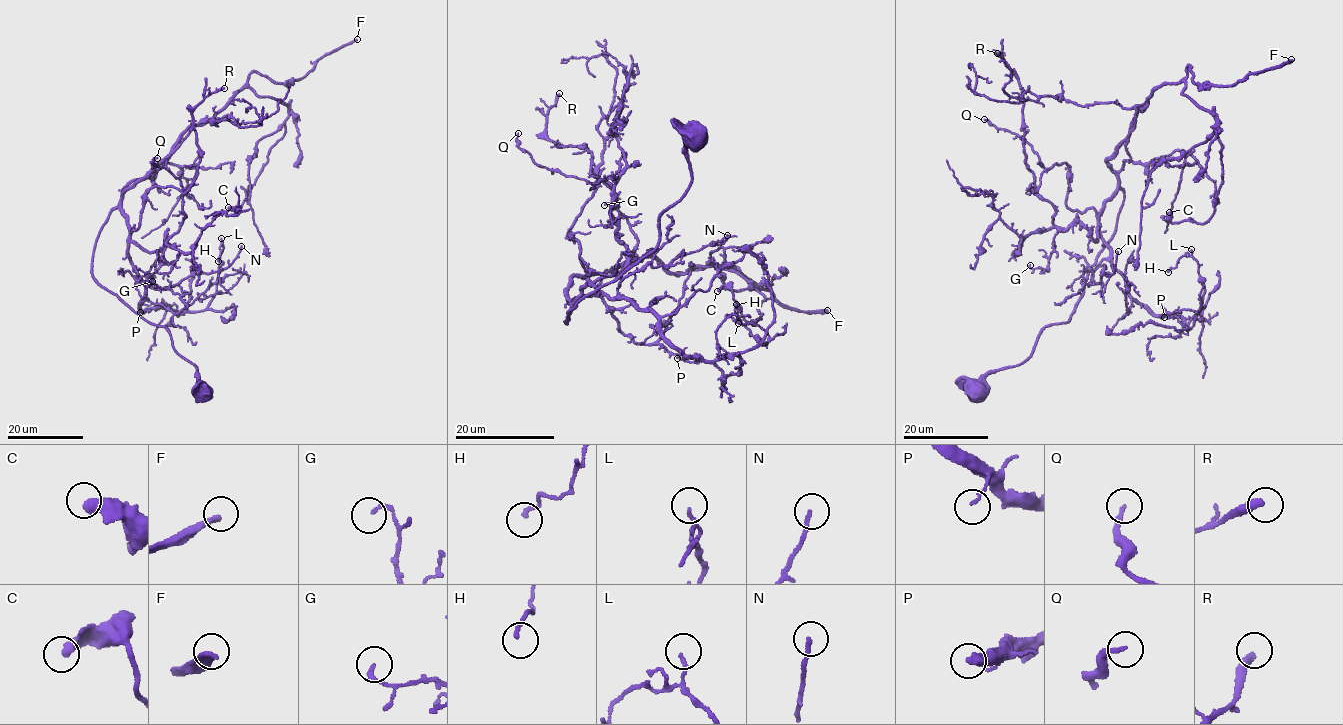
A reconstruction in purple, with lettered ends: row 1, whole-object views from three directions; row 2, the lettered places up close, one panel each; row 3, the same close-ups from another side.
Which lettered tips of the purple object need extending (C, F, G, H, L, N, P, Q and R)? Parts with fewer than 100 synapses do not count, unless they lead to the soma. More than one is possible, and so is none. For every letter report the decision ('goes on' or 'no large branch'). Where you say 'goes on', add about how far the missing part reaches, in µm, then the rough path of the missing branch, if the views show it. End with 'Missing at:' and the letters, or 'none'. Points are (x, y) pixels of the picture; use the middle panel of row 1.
C: no large branch
F: goes on; missing 120 µm
G: no large branch
H: no large branch
L: no large branch
N: no large branch
P: no large branch
Q: no large branch
R: no large branch
Missing at: F

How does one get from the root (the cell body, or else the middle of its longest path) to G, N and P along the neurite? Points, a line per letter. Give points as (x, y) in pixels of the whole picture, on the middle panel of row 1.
G: (696, 135), (684, 146), (690, 186), (662, 212), (659, 244), (565, 323), (582, 288), (628, 257), (604, 205)
N: (696, 135), (659, 244), (564, 321), (588, 283), (614, 298), (626, 275), (727, 235)
P: (696, 135), (684, 146), (690, 186), (662, 212), (659, 244), (563, 321), (596, 285), (653, 313), (677, 358)

